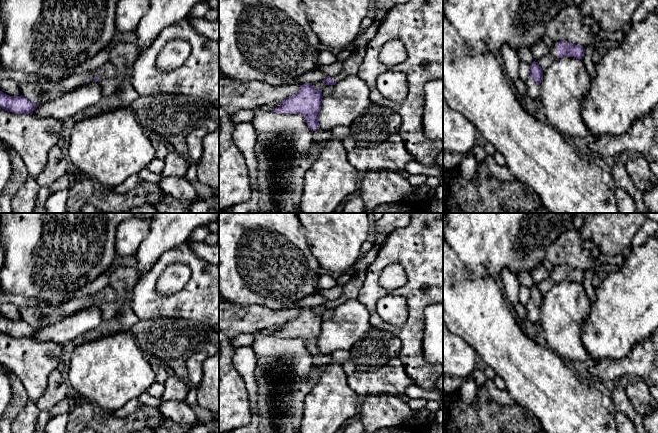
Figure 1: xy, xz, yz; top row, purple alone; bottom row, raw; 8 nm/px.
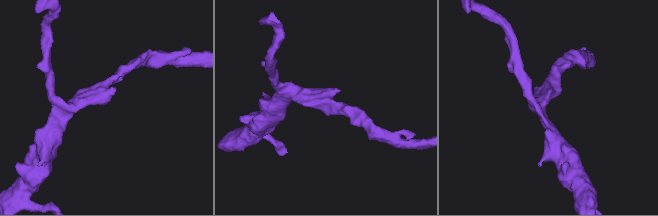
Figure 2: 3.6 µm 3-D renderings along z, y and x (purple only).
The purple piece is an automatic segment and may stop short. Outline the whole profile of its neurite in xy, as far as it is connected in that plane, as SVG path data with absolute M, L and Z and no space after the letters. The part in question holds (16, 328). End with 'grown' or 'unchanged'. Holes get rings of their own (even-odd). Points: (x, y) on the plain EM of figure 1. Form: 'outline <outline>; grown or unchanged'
outline M0 315L0 331L15 338L31 338L40 328L36 328L24 320L10 320Z; unchanged

